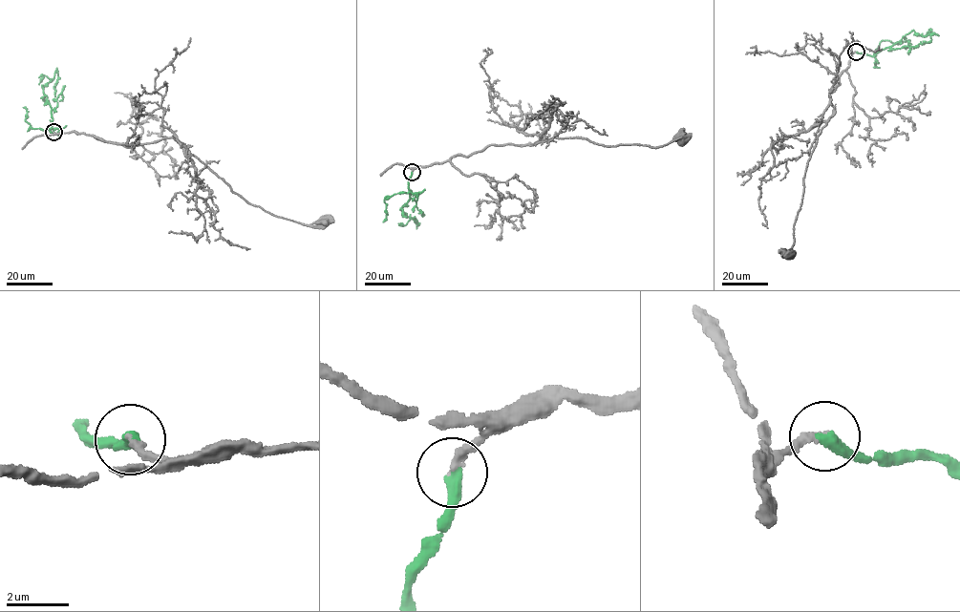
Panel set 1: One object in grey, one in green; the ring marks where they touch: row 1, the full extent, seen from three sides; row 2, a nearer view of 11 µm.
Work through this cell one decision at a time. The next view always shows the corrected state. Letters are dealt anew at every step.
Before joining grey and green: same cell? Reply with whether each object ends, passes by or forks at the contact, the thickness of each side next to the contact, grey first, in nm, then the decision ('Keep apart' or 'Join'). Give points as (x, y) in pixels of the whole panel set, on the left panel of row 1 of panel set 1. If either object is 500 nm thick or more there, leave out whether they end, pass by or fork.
At the ring grey ends. At the ring green ends. Thickness 200 nm (grey) against 380 nm. Join

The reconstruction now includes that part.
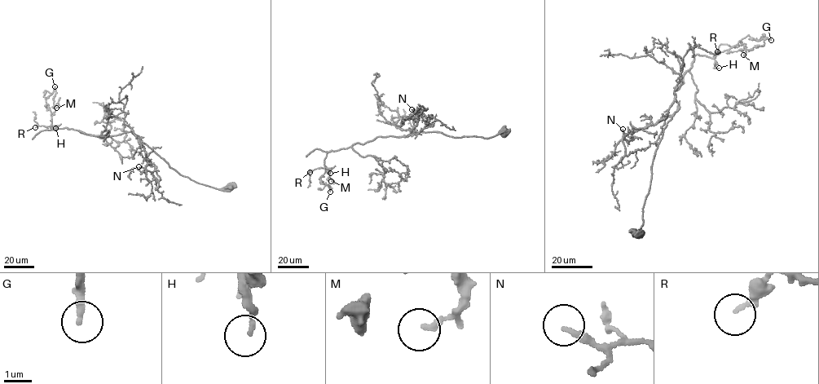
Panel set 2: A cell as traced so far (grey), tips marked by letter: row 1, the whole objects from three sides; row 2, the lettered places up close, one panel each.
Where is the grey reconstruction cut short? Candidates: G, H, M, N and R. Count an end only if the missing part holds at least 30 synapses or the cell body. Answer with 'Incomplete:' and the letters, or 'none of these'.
Incomplete: N

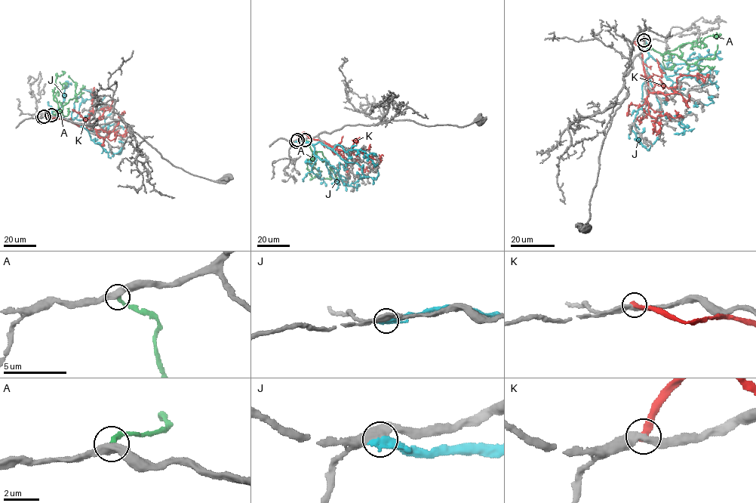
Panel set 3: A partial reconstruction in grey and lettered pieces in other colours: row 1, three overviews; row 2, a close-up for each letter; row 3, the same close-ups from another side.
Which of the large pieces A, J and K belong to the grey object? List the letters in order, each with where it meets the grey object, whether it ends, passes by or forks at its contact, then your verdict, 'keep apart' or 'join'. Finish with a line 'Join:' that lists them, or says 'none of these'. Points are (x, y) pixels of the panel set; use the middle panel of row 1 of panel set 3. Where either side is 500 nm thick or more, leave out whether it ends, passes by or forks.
A: meets grey at (305, 140); it ends there; join
J: meets grey at (296, 141); it ends there; keep apart
K: meets grey at (297, 140); it ends there; keep apart
Join: A

